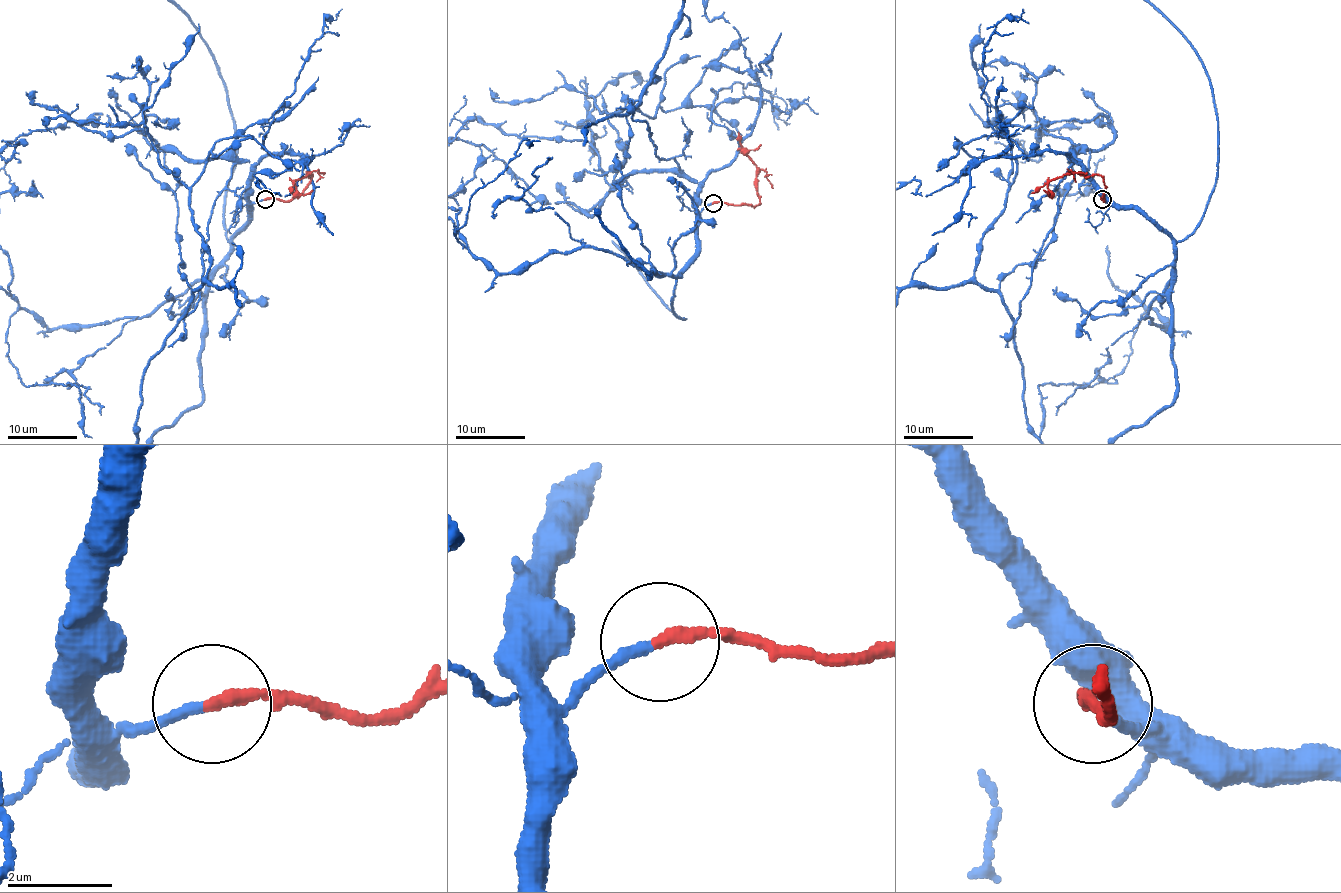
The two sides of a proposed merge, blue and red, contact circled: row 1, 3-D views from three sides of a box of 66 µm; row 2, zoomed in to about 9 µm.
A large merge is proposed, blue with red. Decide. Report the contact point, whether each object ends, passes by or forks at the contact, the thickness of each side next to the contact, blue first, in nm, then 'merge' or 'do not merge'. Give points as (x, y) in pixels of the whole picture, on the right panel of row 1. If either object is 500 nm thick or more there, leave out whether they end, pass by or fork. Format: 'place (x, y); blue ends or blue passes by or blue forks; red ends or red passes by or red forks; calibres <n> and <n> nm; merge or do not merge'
place (1102, 199); blue ends; red ends; calibres 190 and 240 nm; merge

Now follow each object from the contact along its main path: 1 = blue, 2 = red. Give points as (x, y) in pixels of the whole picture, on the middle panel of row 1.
1: (712, 203), (700, 214), (698, 254), (676, 278), (679, 319), (587, 217)
2: (712, 203), (751, 205), (759, 202), (756, 165), (744, 149), (756, 149), (761, 144)

